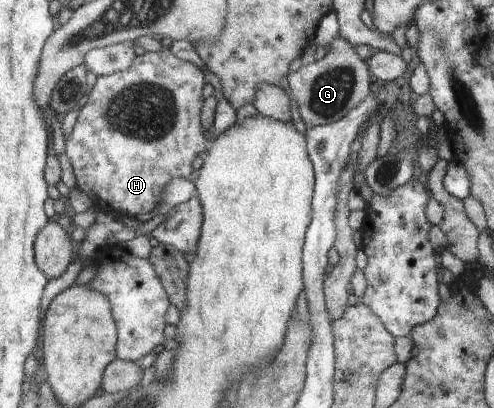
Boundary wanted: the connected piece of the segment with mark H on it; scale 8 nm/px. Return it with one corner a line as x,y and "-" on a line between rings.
171,50
145,52
143,55
135,56
132,64
125,71
115,72
108,76
97,76
94,87
89,91
88,101
77,114
69,141
66,141
65,144
66,156
71,162
76,175
76,187
86,193
99,209
105,208
110,211
115,210
117,213
135,216
139,213
152,211
164,187
173,179
195,179
196,172
192,169
193,160
199,153
204,156
210,145
209,141
205,141
205,133
203,133
203,127
201,127
201,121
199,121
199,113
201,113
201,105
203,105
203,95
201,95
203,87
205,87
203,73
195,65
191,65
190,62
178,59

